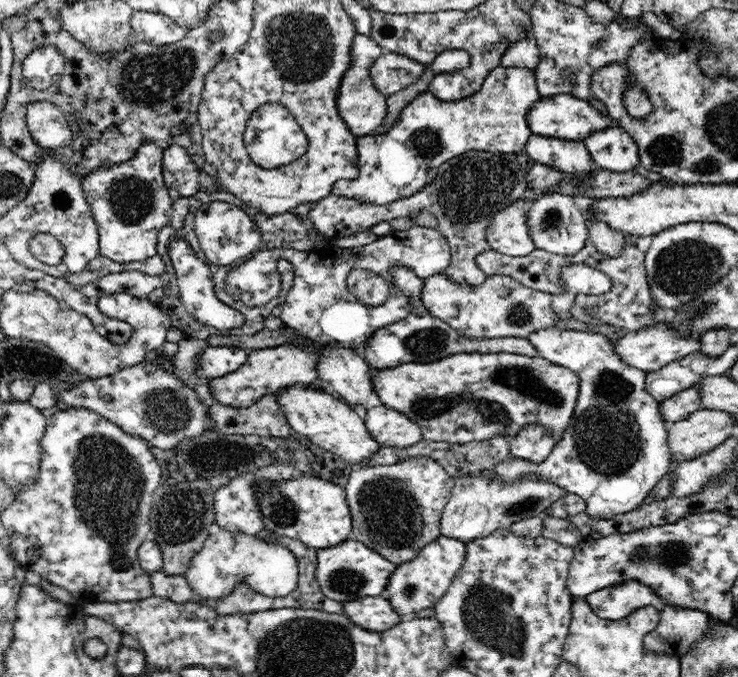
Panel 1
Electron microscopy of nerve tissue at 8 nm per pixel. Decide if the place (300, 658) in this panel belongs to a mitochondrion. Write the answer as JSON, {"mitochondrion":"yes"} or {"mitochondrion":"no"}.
{"mitochondrion":"yes"}

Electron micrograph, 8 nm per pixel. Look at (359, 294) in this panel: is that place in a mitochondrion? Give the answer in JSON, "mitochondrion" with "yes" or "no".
{"mitochondrion":"no"}

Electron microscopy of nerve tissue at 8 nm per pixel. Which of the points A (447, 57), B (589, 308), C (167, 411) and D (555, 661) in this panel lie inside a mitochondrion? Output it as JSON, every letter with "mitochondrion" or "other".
{"A":"other","B":"mitochondrion","C":"mitochondrion","D":"other"}

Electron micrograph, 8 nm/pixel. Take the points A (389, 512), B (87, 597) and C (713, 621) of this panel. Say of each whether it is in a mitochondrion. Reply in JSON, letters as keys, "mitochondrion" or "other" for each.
{"A":"mitochondrion","B":"other","C":"other"}

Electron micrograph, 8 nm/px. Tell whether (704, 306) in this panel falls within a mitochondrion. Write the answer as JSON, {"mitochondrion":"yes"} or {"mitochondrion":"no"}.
{"mitochondrion":"yes"}

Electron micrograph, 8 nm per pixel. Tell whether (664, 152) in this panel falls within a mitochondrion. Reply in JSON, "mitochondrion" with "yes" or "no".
{"mitochondrion":"yes"}

